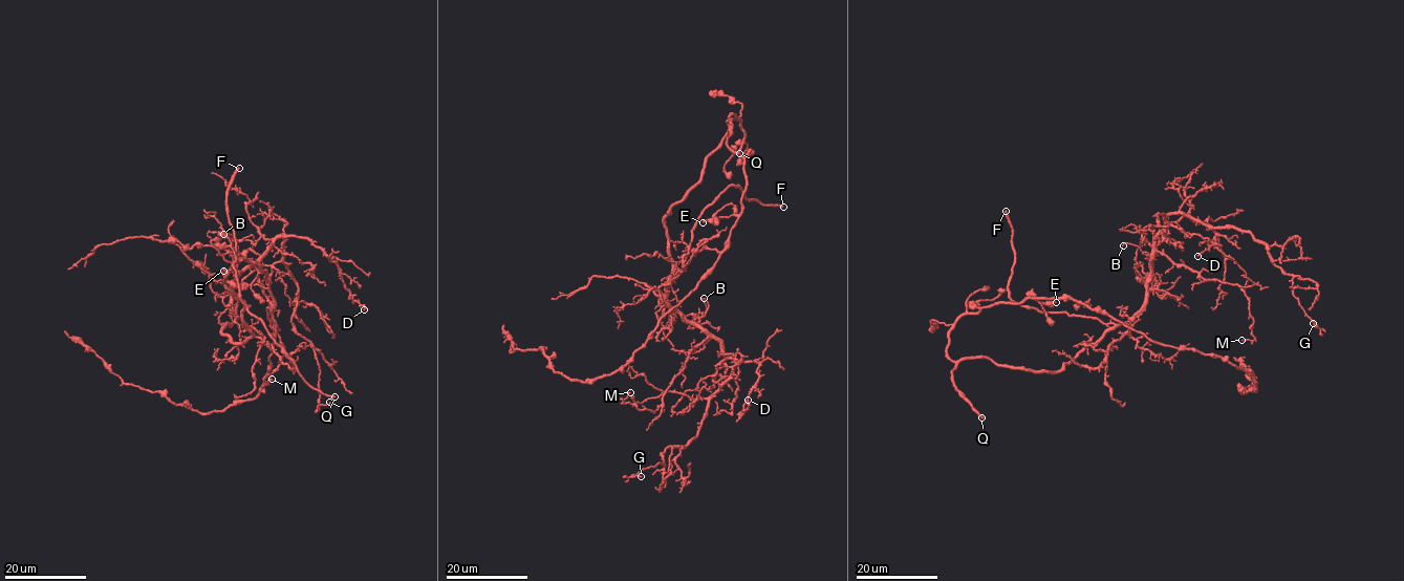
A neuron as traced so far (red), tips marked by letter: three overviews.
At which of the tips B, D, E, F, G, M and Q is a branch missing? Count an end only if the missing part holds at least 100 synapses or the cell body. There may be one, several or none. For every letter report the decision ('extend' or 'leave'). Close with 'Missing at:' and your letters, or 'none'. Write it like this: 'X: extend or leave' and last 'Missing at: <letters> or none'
B: leave
D: leave
E: leave
F: extend
G: leave
M: leave
Q: extend
Missing at: F, Q

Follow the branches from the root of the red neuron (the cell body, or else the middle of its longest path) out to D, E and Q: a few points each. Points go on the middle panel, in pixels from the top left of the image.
D: (731, 115), (702, 178), (666, 215), (667, 298), (731, 358), (757, 361), (740, 416), (748, 400)
E: (731, 115), (742, 121), (744, 135), (740, 156), (747, 187), (740, 212), (734, 215), (731, 203), (703, 222)
Q: (731, 115), (727, 121), (732, 120), (730, 121), (730, 135), (726, 142), (739, 153)

